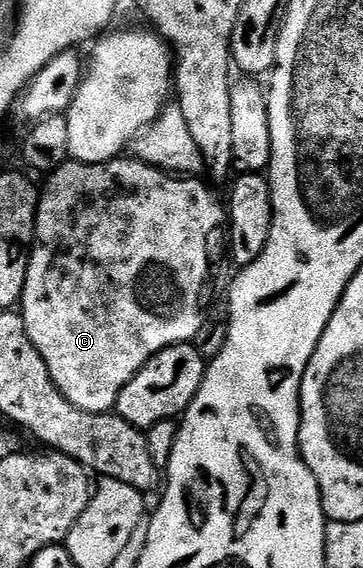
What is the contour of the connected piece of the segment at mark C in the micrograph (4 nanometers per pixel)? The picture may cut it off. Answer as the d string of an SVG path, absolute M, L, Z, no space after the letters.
M135 157L111 159L108 163L69 161L43 180L44 187L42 183L40 204L36 210L36 239L32 243L30 265L26 269L26 289L18 307L24 316L26 333L34 341L38 353L42 353L42 361L46 361L46 369L50 369L50 377L70 405L91 415L109 414L116 406L118 393L126 389L128 382L142 369L142 365L146 365L146 361L150 361L150 357L167 347L192 343L198 329L202 329L206 314L204 298L216 279L220 262L226 259L226 207L202 180L200 177L181 177L160 171Z

